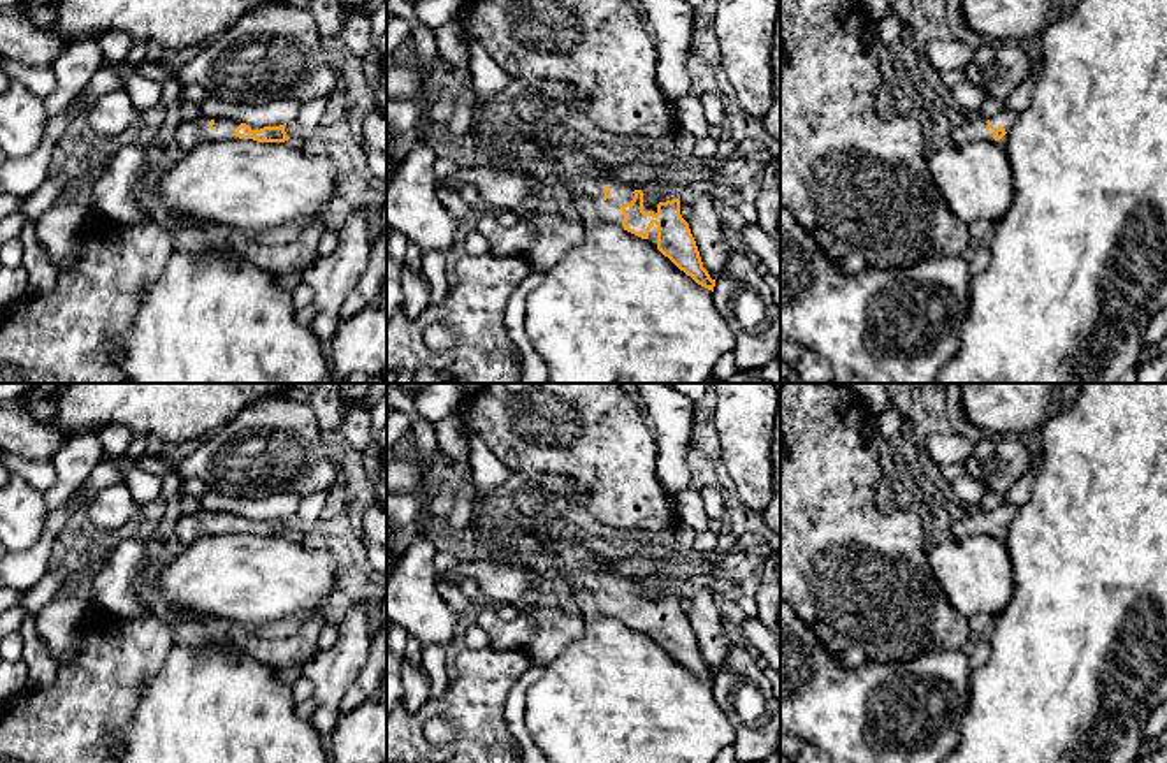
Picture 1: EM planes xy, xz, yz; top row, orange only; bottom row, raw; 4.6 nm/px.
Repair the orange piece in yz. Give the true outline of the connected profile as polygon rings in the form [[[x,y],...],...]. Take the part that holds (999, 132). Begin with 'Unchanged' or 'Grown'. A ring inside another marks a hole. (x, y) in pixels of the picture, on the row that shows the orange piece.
Grown. [[[1005,105],[991,118],[979,114],[975,120],[953,128],[953,144],[960,146],[965,142],[986,141],[1005,148],[1016,120],[1018,113]]]

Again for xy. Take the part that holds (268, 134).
Grown. [[[204,114],[183,121],[176,130],[176,142],[183,148],[185,153],[204,142],[223,142],[236,139],[253,139],[258,142],[285,142],[290,137],[285,132],[285,125],[262,128],[250,127],[227,116],[209,118]]]

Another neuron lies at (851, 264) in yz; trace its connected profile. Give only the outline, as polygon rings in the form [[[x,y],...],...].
[[[859,251],[847,253],[840,262],[840,271],[847,276],[856,276],[868,267],[865,257]]]

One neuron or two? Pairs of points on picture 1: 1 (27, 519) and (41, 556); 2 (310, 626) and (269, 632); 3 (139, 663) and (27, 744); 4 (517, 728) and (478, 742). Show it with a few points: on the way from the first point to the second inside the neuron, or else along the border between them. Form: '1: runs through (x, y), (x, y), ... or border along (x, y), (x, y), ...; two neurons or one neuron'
1: border along (48, 512), (41, 537), (30, 547), (18, 552); two neurons
2: border along (311, 617), (290, 635), (266, 640); two neurons
3: runs through (111, 675), (55, 732); one neuron
4: border along (508, 691), (505, 718), (507, 728), (514, 737); two neurons

